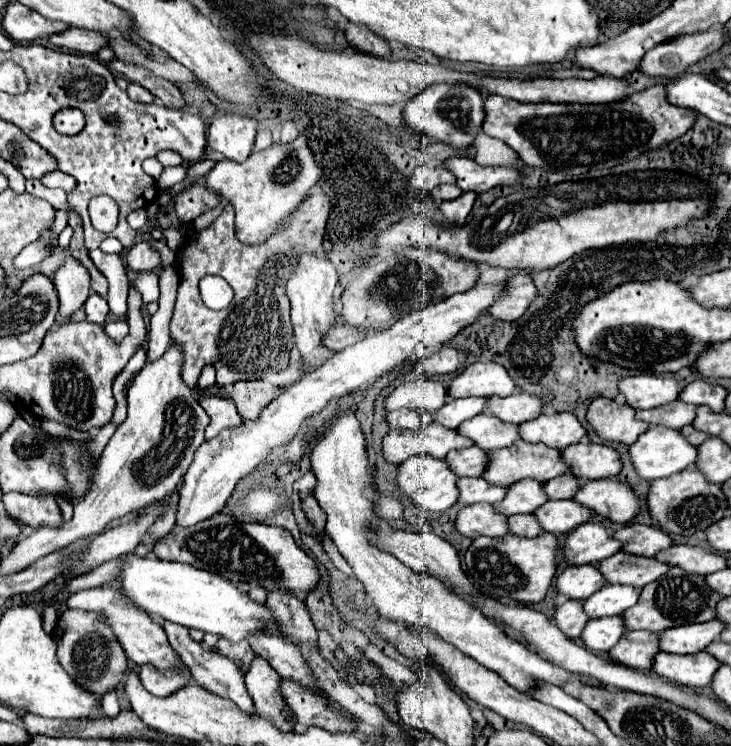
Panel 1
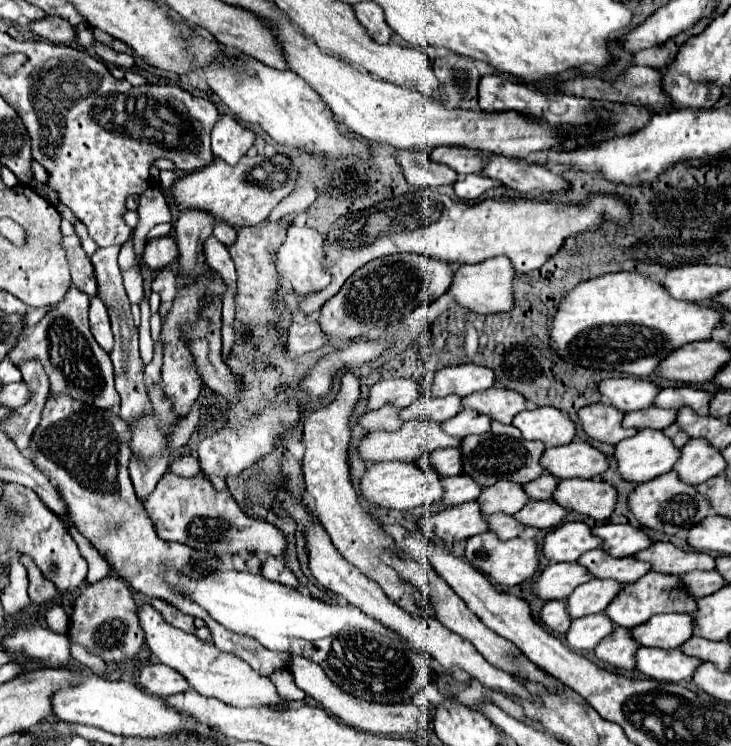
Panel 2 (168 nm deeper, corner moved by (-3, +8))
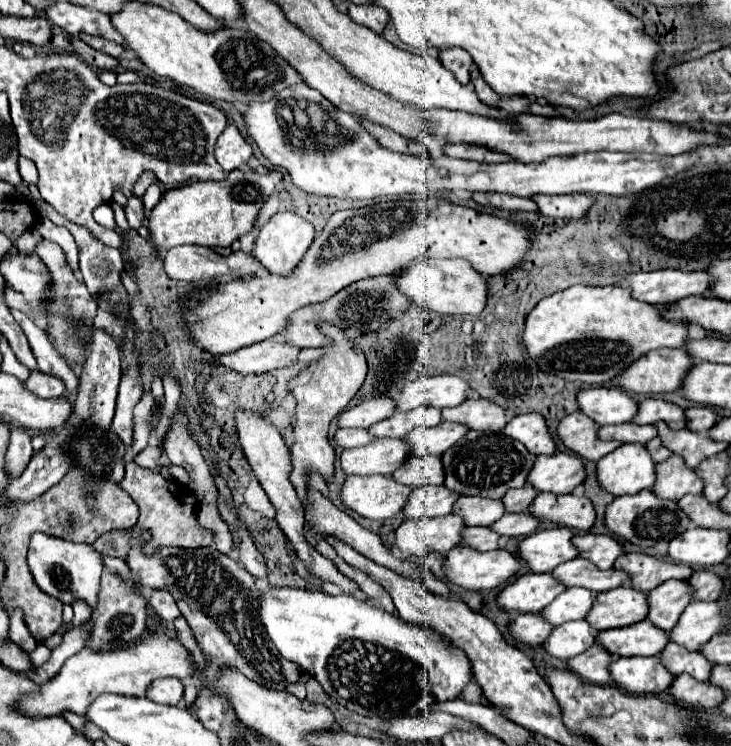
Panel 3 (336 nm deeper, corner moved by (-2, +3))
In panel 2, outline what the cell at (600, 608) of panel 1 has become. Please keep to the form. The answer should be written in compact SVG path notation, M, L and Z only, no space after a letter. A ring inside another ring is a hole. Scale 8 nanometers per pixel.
M590 580L582 586L578 586L570 596L568 596L568 614L572 618L604 612L608 604L618 596L622 590L622 584L616 580Z

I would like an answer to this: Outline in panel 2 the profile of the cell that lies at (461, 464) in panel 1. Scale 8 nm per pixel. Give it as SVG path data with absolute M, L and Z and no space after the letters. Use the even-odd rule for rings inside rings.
M440 448L418 460L424 470L436 470L440 476L462 474L462 450L460 448Z

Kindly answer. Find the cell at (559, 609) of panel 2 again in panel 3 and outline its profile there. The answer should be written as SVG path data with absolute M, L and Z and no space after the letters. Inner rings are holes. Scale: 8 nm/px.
M525 613L525 615L517 615L511 623L509 623L509 633L515 641L519 641L521 645L529 645L529 647L537 647L541 645L547 635L551 633L553 625L549 625L547 621L543 621L543 617L539 613Z

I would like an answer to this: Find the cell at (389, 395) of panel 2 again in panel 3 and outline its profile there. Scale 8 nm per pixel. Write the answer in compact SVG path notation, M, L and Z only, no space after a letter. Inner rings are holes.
M375 397L369 401L359 403L353 409L343 411L337 417L337 427L357 427L357 429L367 429L373 423L387 419L395 411L395 401L391 397Z

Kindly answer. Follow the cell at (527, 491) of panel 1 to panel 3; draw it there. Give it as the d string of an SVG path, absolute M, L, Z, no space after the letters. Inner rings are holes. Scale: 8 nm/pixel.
M459 497L453 505L453 513L457 513L465 525L491 525L505 515L505 509L499 499L493 501L485 497Z

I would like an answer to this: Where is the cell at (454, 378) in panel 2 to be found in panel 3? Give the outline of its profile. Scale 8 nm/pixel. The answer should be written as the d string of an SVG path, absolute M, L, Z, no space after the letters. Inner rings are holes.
M437 375L437 377L419 377L407 383L397 399L397 411L409 411L417 407L455 407L465 401L469 383L457 375Z

